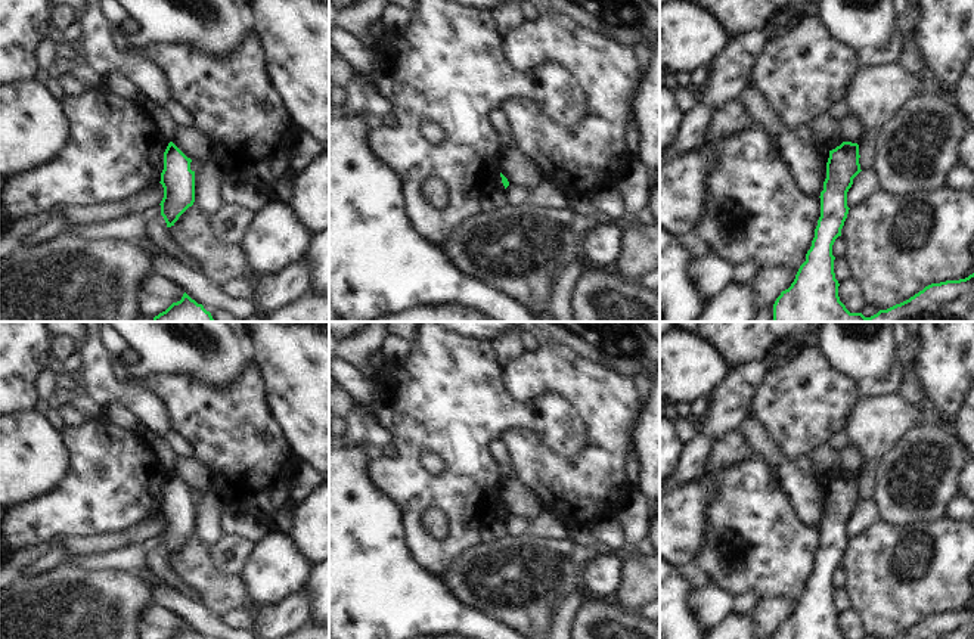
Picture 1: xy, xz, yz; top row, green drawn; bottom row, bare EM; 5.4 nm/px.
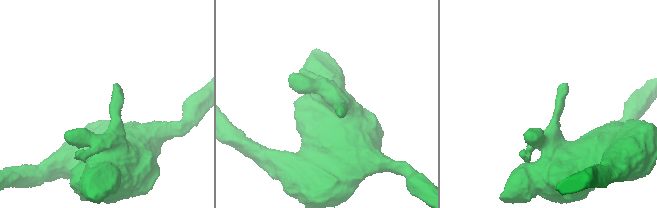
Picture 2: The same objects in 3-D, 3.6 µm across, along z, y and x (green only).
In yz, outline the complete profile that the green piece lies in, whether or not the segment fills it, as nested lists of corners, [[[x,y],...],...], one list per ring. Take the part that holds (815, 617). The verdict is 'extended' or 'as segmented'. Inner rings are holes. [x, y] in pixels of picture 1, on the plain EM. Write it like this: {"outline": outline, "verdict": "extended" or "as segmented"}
{"outline": [[[843,472],[829,481],[826,509],[821,522],[821,548],[806,592],[791,617],[781,623],[773,639],[846,639],[838,627],[832,576],[849,545],[847,522],[862,502],[859,475]]], "verdict": "as segmented"}

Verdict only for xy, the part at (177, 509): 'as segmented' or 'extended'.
as segmented

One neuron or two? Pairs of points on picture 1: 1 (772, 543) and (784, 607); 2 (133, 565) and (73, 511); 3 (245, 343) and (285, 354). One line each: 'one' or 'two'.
1: two
2: two
3: two

